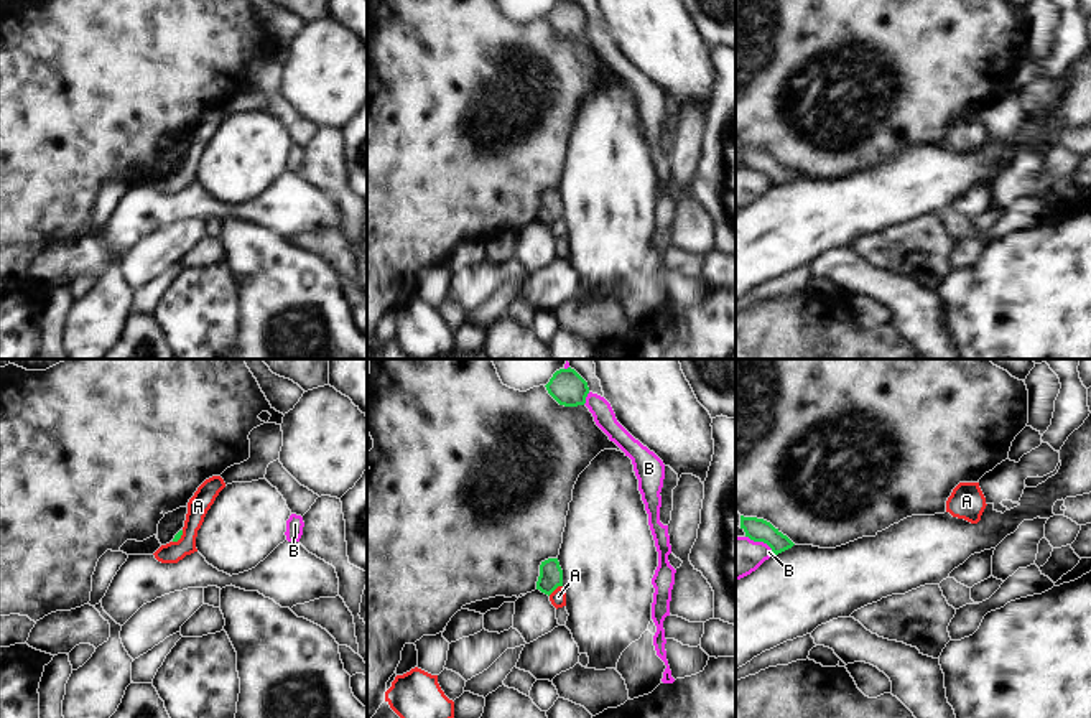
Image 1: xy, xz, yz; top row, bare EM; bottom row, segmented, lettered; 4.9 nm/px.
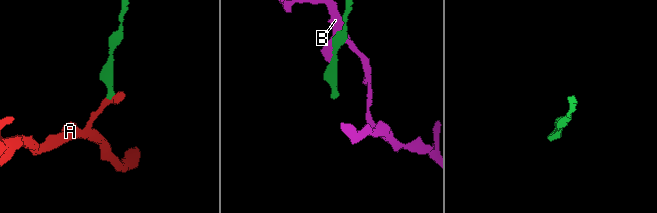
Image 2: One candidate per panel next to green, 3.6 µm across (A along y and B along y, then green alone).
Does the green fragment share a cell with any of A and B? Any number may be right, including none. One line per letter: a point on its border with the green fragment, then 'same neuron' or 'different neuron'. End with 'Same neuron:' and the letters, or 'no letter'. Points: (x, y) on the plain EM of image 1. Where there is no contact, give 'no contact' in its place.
A: xz (555, 219) | different neuron
B: xz (584, 30) | different neuron
Same neuron: no letter

